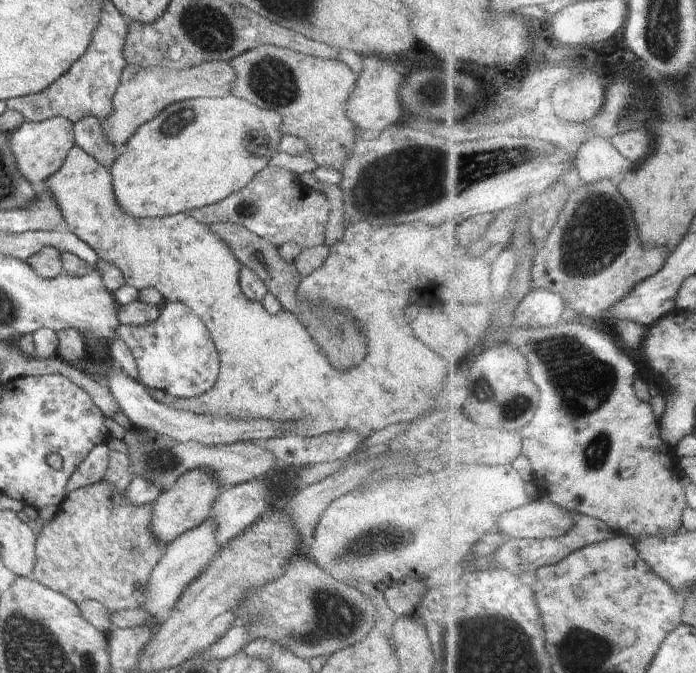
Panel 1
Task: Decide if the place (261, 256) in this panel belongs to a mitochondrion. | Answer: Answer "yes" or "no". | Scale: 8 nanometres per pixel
yes

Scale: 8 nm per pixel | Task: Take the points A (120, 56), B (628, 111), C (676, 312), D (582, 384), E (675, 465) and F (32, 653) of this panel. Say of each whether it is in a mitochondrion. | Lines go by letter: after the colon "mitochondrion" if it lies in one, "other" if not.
A: other
B: mitochondrion
C: other
D: mitochondrion
E: other
F: mitochondrion

